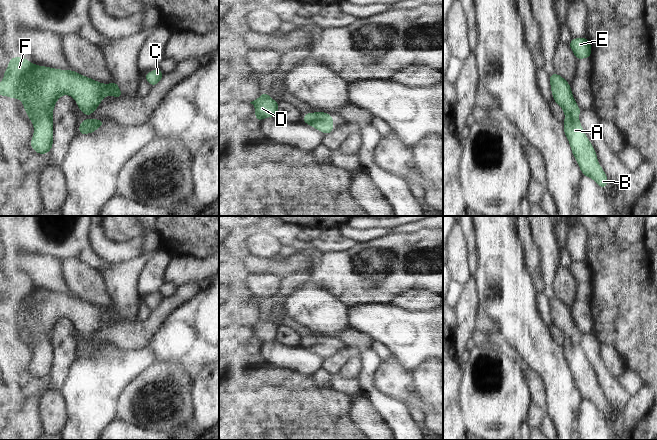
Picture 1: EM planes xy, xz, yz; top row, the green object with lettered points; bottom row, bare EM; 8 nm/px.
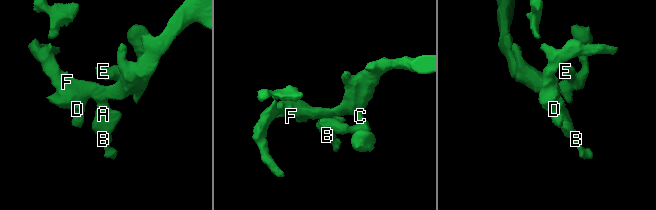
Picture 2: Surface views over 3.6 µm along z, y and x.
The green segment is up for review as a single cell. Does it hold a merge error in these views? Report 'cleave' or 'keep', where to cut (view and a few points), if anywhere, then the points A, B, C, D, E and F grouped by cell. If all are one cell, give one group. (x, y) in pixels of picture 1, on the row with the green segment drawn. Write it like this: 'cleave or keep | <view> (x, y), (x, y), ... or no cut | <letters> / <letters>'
keep | no cut | A B C D E F

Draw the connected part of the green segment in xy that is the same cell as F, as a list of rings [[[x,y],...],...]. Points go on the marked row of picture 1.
[[[24,56],[10,57],[0,95],[22,101],[34,126],[30,146],[41,155],[53,147],[53,109],[62,95],[72,96],[84,115],[92,114],[108,95],[123,97],[115,80],[106,85],[74,70],[38,66]]]

